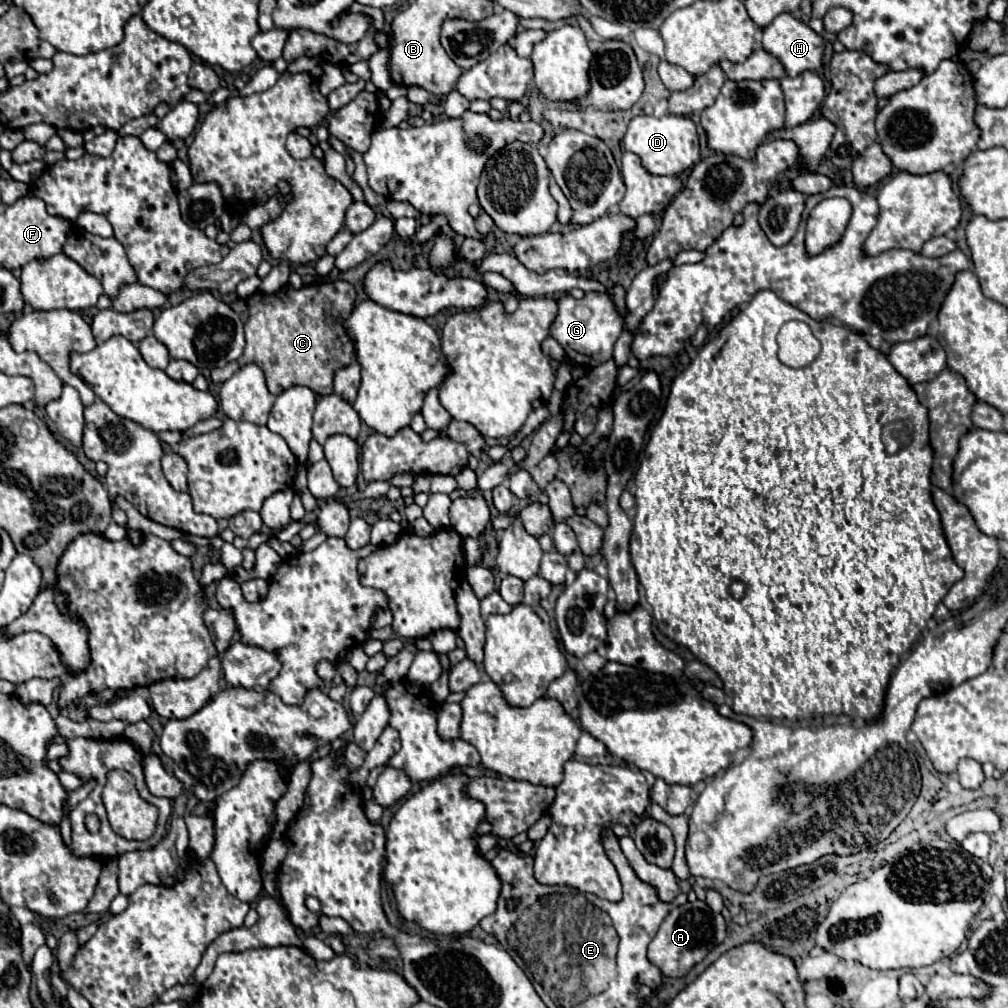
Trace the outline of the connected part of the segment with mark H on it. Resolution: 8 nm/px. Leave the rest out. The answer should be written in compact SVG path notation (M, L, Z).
M790 12L776 16L766 28L762 28L762 46L766 52L776 56L784 64L788 76L798 76L804 70L818 70L822 66L822 54L824 54L822 36L818 36L806 22L796 20Z

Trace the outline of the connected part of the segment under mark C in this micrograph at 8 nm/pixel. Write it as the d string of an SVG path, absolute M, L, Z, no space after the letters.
M342 280L310 284L298 290L286 284L274 294L256 292L250 298L238 298L232 302L232 308L240 312L246 328L244 360L264 370L272 394L280 394L292 386L306 386L316 396L332 394L334 370L348 366L354 358L354 342L346 330L354 298L352 284Z

